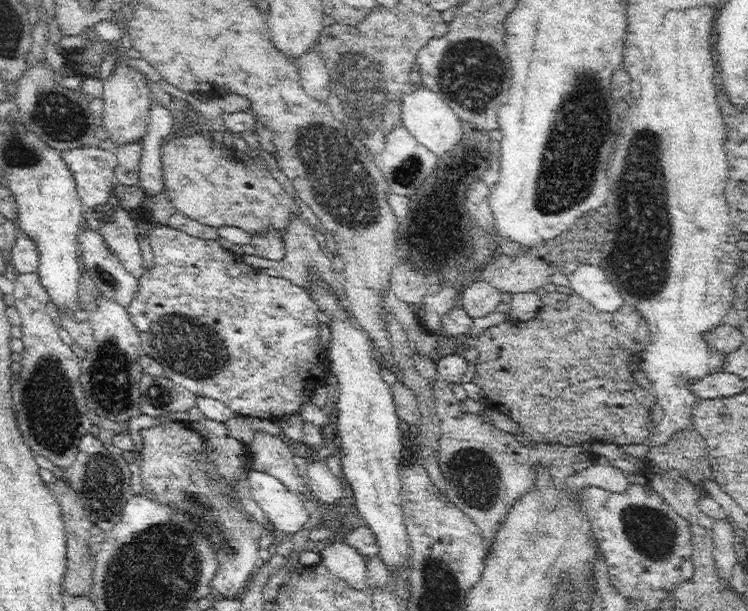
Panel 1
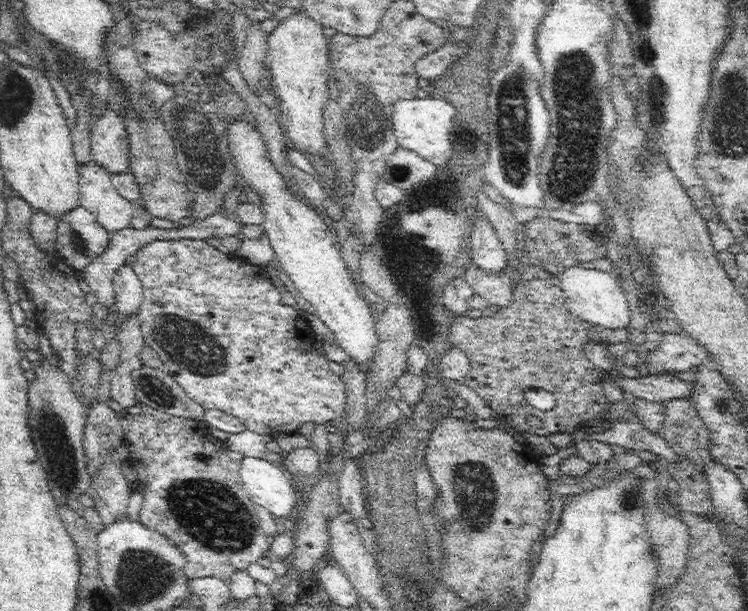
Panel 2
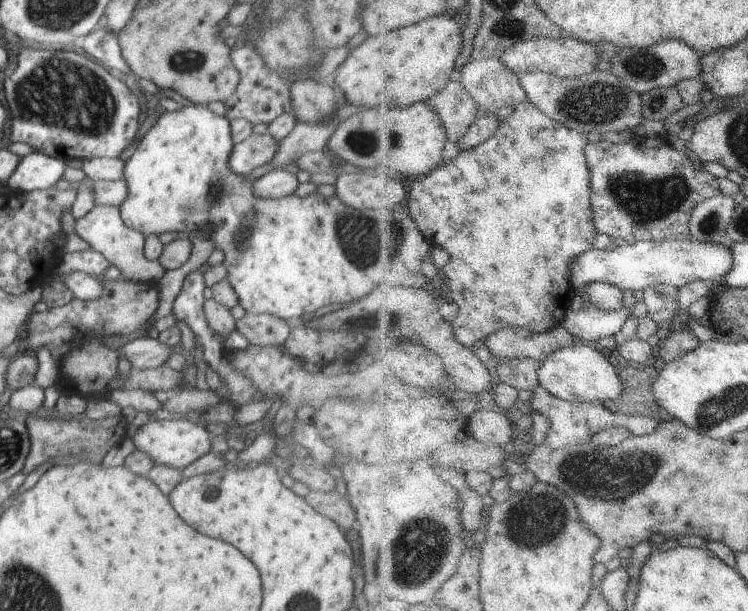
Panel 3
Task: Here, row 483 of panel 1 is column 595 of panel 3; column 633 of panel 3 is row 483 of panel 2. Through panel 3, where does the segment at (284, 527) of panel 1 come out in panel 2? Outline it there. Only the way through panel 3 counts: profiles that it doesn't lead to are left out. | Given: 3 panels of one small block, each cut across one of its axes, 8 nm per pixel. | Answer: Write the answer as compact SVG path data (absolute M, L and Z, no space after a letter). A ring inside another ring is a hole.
M244 458L239 463L245 492L252 504L278 518L286 518L302 508L286 465Z

